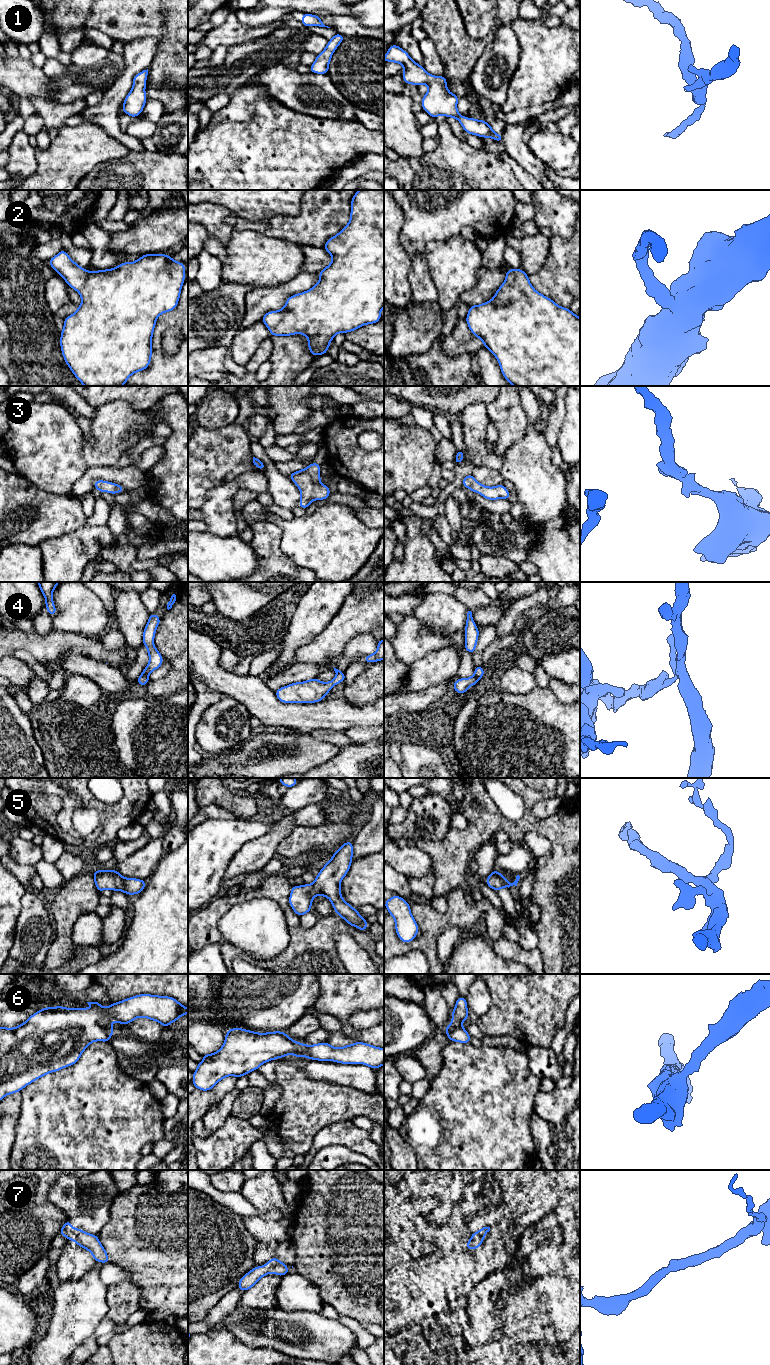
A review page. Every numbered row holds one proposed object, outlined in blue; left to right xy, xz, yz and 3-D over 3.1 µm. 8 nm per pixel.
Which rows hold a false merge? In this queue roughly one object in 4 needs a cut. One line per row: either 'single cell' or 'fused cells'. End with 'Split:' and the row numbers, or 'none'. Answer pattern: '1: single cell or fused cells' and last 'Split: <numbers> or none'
1: single cell
2: single cell
3: single cell
4: fused cells
5: single cell
6: single cell
7: single cell
Split: 4

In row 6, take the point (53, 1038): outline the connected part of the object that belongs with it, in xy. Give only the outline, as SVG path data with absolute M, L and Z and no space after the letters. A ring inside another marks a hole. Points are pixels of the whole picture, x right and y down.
M139 994L107 1008L98 1002L87 1003L92 1011L84 1007L46 1007L14 1028L0 1027L0 1101L48 1073L74 1065L92 1042L109 1042L115 1032L110 1026L112 1022L130 1024L136 1018L144 1017L168 1028L172 1022L188 1014L188 1008L175 998L151 994Z

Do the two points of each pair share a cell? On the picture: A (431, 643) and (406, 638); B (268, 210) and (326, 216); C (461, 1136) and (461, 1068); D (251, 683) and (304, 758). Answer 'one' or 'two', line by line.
A: one
B: two
C: one
D: two

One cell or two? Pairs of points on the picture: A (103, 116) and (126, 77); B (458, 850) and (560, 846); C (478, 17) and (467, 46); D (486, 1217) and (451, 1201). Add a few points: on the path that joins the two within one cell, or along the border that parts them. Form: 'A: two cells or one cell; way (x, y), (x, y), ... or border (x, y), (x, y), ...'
A: one cell; way (110, 106), (121, 87)
B: one cell; way (484, 826), (537, 827)
C: two cells; border (460, 15), (474, 38), (484, 38), (493, 28)
D: two cells; border (466, 1185), (462, 1197)

